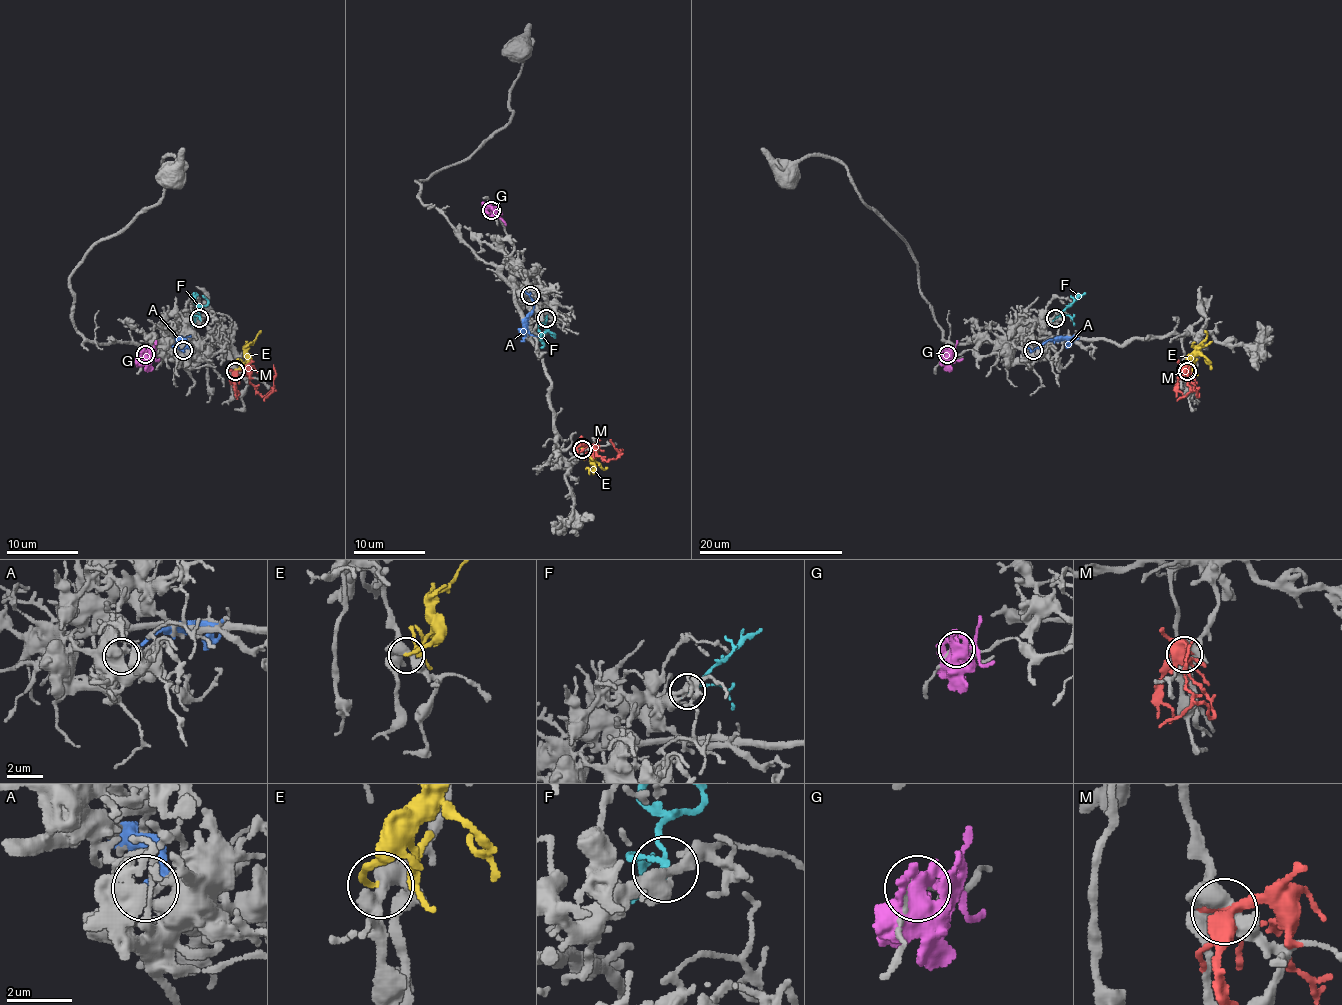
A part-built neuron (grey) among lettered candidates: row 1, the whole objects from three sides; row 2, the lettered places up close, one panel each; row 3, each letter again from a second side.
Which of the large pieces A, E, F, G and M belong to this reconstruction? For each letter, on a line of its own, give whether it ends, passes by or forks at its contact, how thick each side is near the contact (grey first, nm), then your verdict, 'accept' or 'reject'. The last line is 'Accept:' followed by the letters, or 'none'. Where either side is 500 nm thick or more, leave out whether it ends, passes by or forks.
A: it ends | 200/220 nm | reject
E: it ends | 400/180 nm | reject
F: it passes by | 280/130 nm | accept
G: 120/600 nm | reject
M: it passes by | 400/240 nm | reject
Accept: F

